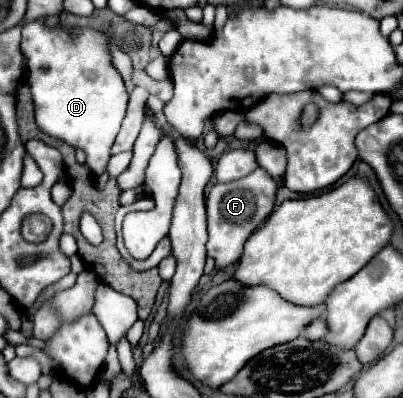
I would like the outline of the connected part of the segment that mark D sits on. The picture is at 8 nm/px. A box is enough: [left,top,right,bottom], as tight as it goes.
[22,17,129,177]

